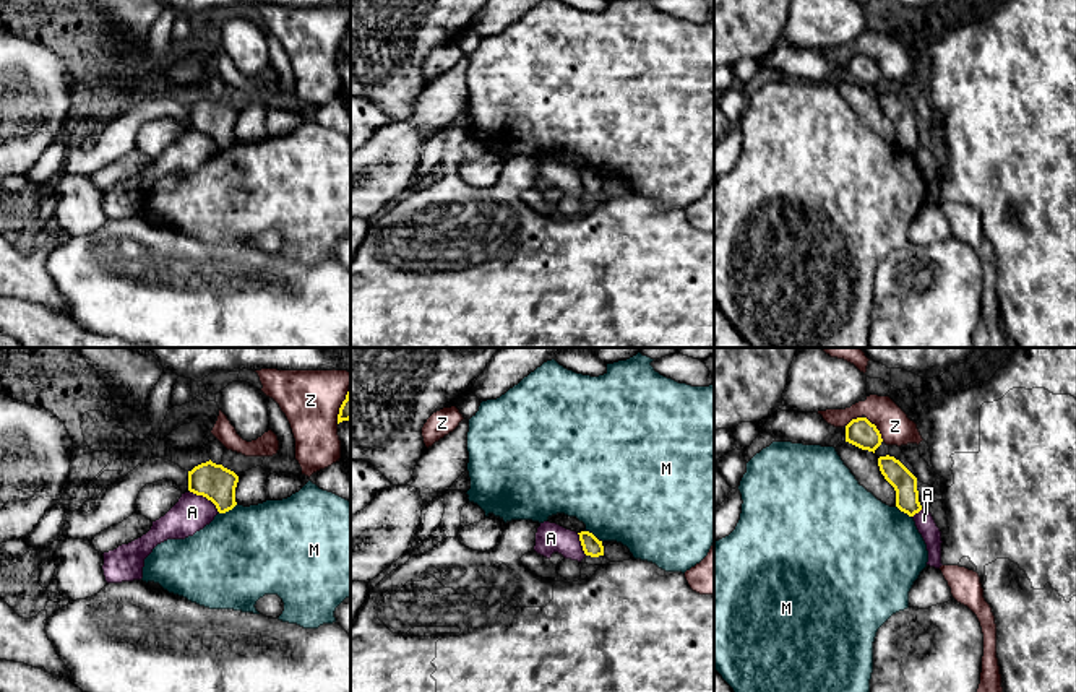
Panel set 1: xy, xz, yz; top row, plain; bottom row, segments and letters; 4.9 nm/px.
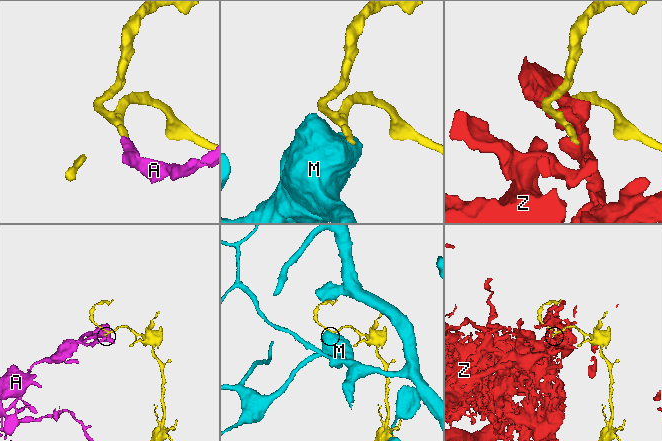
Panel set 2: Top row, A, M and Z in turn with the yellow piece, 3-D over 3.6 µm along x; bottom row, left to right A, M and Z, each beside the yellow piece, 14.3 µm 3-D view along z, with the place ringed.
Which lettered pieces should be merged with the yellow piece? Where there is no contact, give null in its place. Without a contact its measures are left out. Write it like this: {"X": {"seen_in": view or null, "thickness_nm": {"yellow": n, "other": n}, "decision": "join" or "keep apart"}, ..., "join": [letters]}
{"A": {"seen_in": "xy", "thickness_nm": {"yellow": 180, "other": 180}, "decision": "keep apart"}, "M": {"seen_in": "xy", "thickness_nm": {"yellow": 180, "other": 460}, "decision": "keep apart"}, "Z": {"seen_in": "yz", "thickness_nm": {"yellow": 140, "other": 160}, "decision": "keep apart"}, "join": []}

